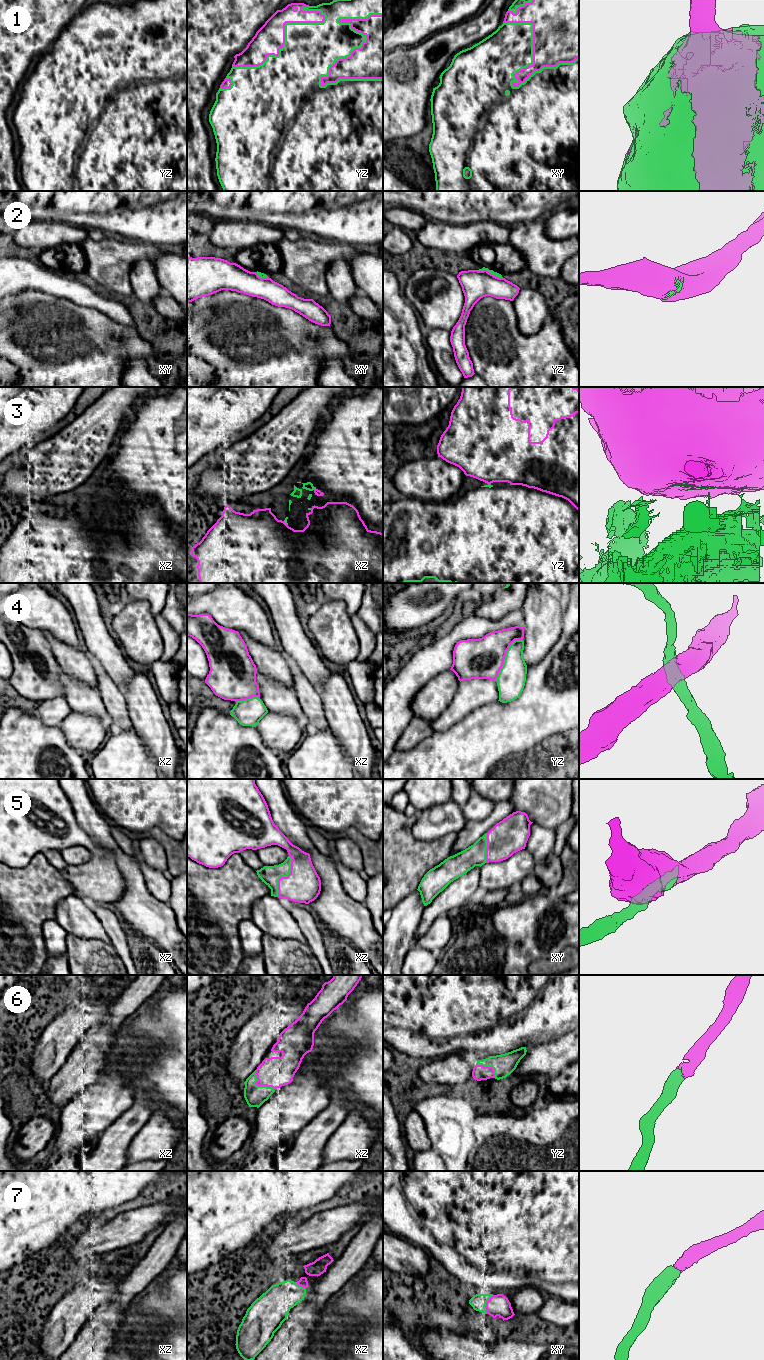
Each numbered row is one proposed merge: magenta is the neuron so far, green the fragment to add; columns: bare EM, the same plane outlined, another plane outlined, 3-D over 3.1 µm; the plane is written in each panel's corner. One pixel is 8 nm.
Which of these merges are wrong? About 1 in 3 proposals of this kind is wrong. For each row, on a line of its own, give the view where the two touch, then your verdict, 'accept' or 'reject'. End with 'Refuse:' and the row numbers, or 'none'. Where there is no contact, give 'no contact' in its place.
1: contact in yz; accept
2: contact in yz; accept
3: contact in xz; reject
4: contact in yz; reject
5: contact in xz; accept
6: contact in xz; accept
7: contact in xy; accept
Refuse: 3, 4

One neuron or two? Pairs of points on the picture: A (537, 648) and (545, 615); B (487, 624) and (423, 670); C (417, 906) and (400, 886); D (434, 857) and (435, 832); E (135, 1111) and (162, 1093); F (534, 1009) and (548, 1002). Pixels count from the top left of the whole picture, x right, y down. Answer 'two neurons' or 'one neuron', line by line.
A: one neuron
B: one neuron
C: two neurons
D: two neurons
E: two neurons
F: one neuron

